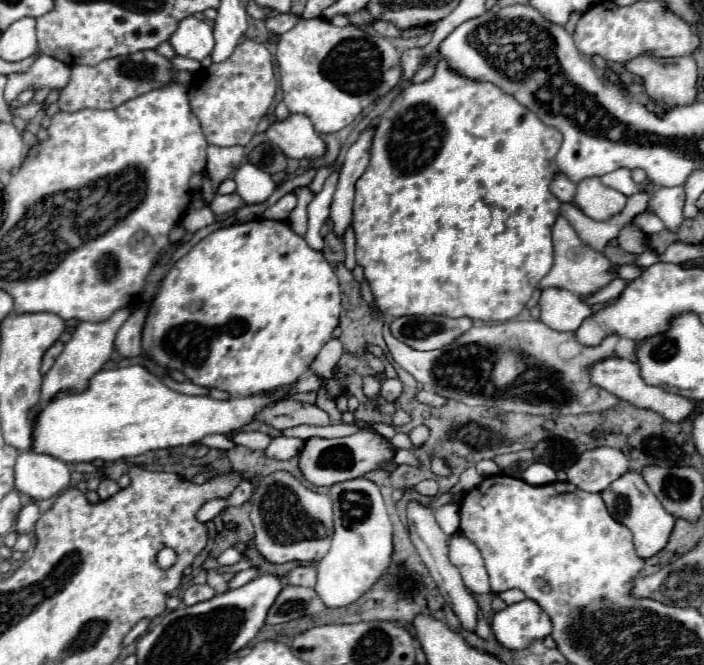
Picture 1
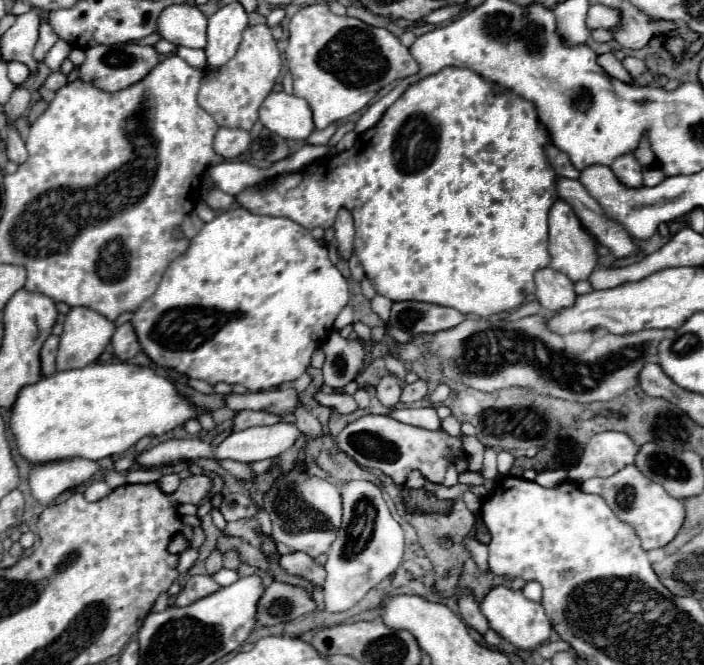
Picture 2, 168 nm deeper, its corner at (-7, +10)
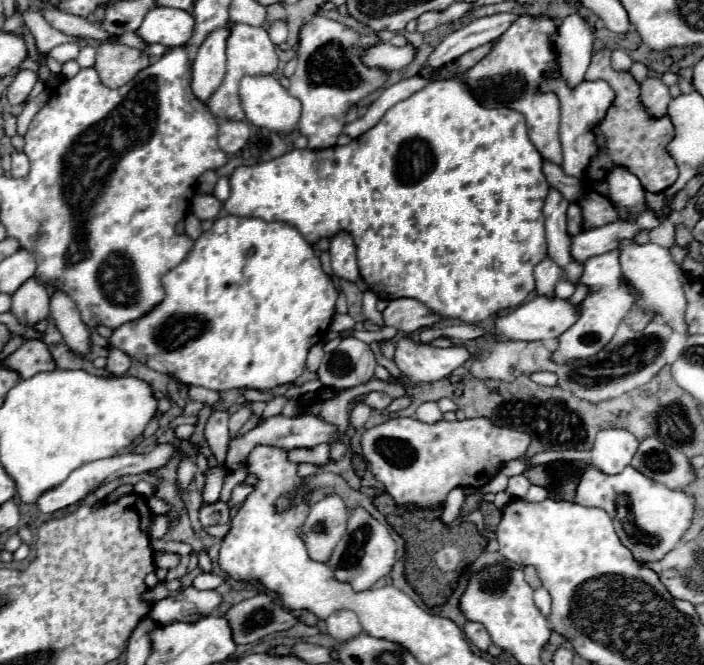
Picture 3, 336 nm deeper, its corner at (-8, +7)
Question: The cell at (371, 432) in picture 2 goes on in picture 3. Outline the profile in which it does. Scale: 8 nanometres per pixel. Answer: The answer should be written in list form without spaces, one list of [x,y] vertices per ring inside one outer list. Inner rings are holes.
[[[390,418],[380,426],[374,426],[362,434],[362,456],[368,460],[370,470],[378,482],[384,484],[386,492],[392,496],[394,504],[412,508],[440,508],[446,502],[450,490],[462,488],[482,488],[488,484],[498,470],[510,460],[522,460],[530,436],[520,430],[504,428],[488,418],[466,418],[466,420],[438,420],[434,424],[420,422],[416,418]]]

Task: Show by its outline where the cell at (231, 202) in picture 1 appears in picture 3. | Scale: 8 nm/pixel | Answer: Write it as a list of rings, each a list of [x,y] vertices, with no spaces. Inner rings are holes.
[[[198,194],[192,200],[192,214],[200,220],[214,220],[222,210],[222,202],[212,194]]]

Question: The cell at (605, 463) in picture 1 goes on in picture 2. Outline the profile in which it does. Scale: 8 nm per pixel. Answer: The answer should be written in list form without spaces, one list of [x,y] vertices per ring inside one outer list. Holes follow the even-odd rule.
[[[599,433],[587,443],[579,465],[569,469],[569,479],[583,483],[591,477],[611,477],[611,473],[617,473],[625,465],[631,465],[637,451],[637,445],[625,433]]]

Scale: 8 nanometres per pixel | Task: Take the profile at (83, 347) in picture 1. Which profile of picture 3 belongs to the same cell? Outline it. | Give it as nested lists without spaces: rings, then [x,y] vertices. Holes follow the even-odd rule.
[[[52,292],[50,318],[56,322],[56,328],[74,354],[86,354],[90,350],[90,328],[82,322],[76,304],[66,292]]]

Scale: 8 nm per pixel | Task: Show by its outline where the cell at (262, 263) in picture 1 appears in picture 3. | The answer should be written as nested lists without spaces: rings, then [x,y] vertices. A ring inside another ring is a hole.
[[[222,216],[222,218],[214,220],[214,226],[194,242],[194,248],[190,250],[190,254],[164,276],[162,284],[166,290],[166,298],[148,316],[116,328],[112,332],[112,336],[108,338],[108,348],[110,346],[120,348],[122,352],[128,352],[128,356],[132,356],[134,360],[150,366],[156,372],[170,374],[170,376],[178,378],[182,384],[204,386],[204,388],[218,390],[218,392],[230,390],[230,388],[272,390],[282,384],[292,384],[304,372],[306,354],[308,354],[310,346],[320,342],[320,338],[314,338],[314,336],[324,334],[328,330],[330,320],[336,312],[336,298],[338,298],[338,290],[332,284],[332,280],[322,272],[320,260],[314,254],[312,246],[302,238],[302,234],[294,226],[290,226],[286,222],[266,222],[260,218],[242,218],[242,216]]]

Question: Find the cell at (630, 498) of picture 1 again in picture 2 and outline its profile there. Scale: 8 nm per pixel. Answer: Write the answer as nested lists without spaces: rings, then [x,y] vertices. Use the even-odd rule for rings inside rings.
[[[627,465],[621,471],[617,471],[615,475],[605,477],[605,479],[601,479],[601,477],[587,479],[581,483],[581,489],[585,493],[601,495],[607,501],[607,505],[615,511],[615,515],[637,531],[637,535],[643,543],[643,549],[647,549],[647,551],[665,547],[677,535],[679,527],[683,525],[683,517],[685,517],[683,501],[671,497],[659,483],[653,483],[651,479],[643,477],[643,473],[635,465]]]

